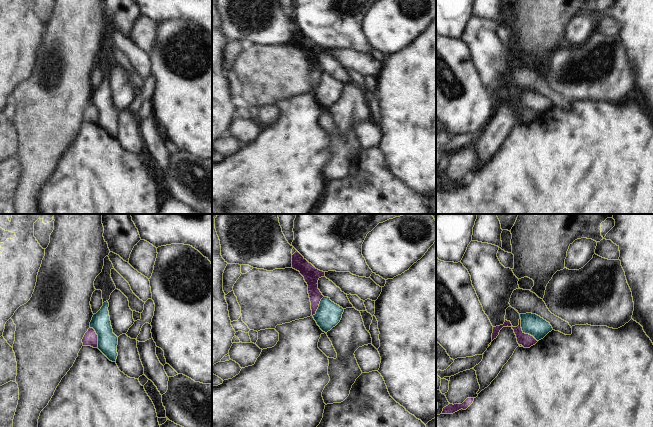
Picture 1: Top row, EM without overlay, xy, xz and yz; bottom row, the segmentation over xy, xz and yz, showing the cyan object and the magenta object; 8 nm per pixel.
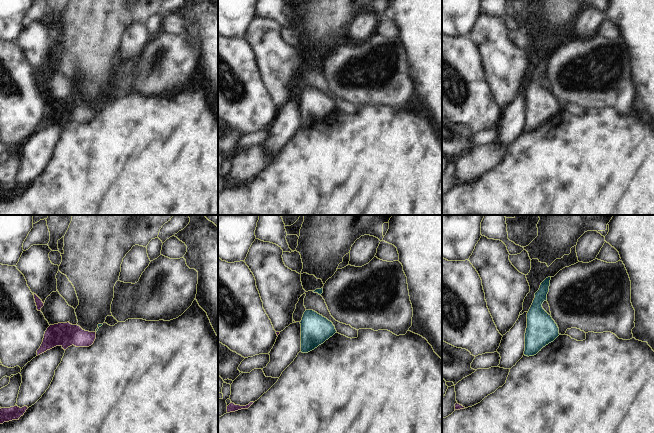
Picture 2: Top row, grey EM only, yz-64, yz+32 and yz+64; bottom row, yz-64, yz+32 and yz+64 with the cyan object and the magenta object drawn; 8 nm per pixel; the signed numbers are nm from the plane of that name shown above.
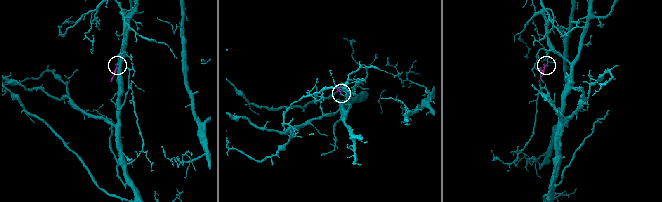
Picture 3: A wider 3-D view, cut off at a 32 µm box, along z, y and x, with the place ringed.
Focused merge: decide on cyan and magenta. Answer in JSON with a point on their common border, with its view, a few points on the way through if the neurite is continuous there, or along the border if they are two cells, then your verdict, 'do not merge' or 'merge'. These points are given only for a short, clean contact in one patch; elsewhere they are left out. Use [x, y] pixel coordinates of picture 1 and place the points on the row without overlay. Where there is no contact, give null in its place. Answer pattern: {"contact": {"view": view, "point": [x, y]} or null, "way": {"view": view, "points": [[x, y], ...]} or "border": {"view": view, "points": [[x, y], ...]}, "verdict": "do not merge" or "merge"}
{"contact": {"view": "yz", "point": [523, 107]}, "border": {"view": "yz", "points": [[520, 93], [521, 105], [537, 117]]}, "verdict": "do not merge"}

